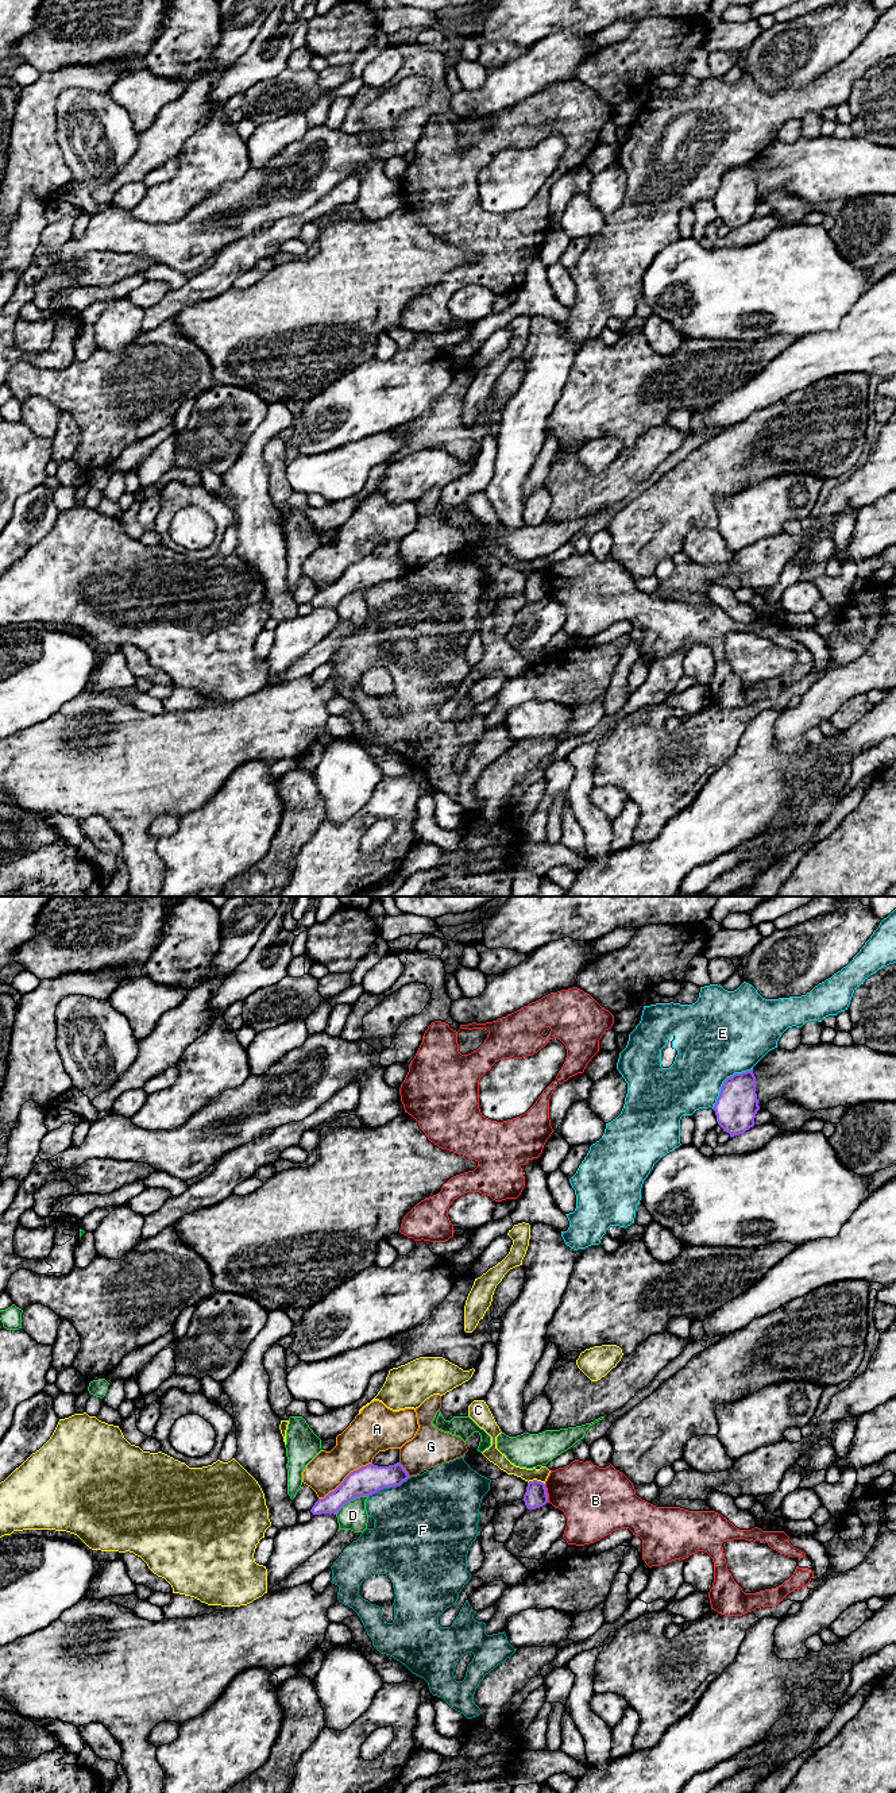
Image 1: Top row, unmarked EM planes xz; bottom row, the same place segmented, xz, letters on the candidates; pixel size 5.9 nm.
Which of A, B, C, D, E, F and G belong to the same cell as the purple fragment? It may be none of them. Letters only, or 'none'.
none

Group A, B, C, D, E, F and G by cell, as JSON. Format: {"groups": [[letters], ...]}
{"groups": [["A"], ["B"], ["C"], ["D"], ["E"], ["F"], ["G"]]}

